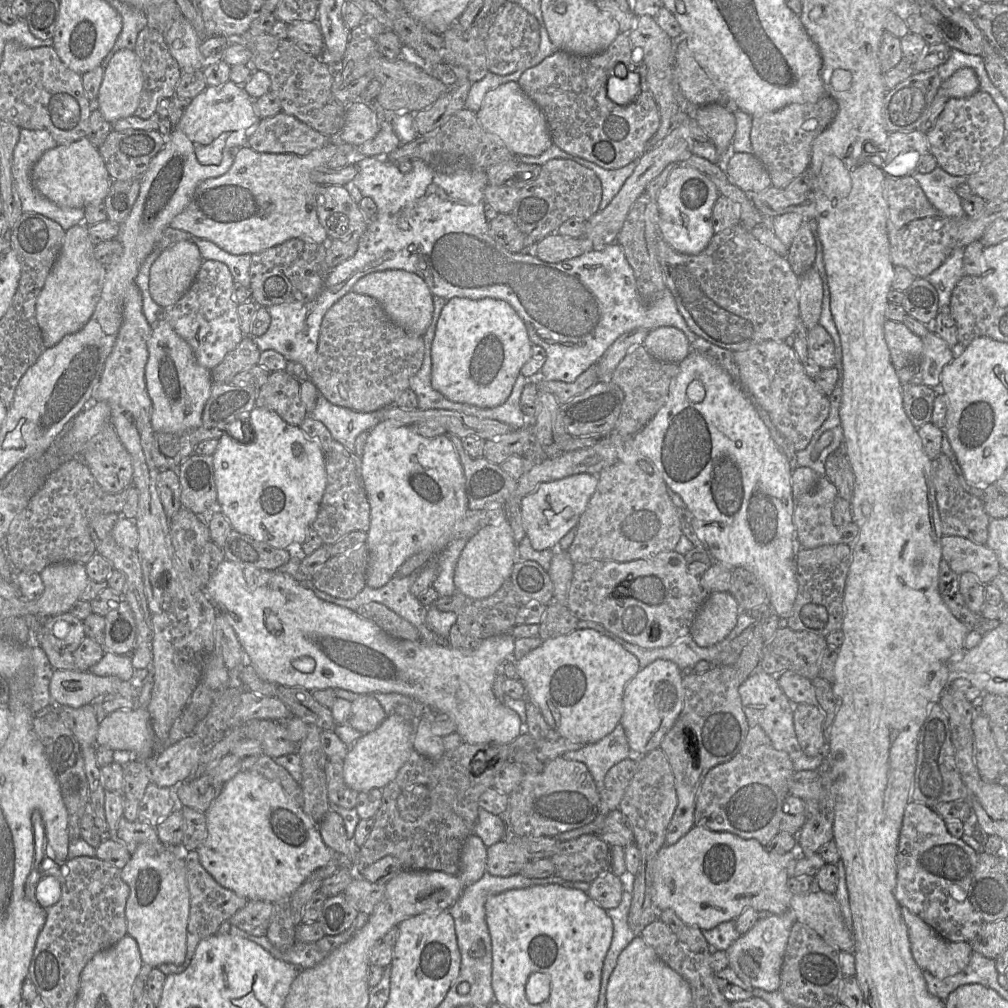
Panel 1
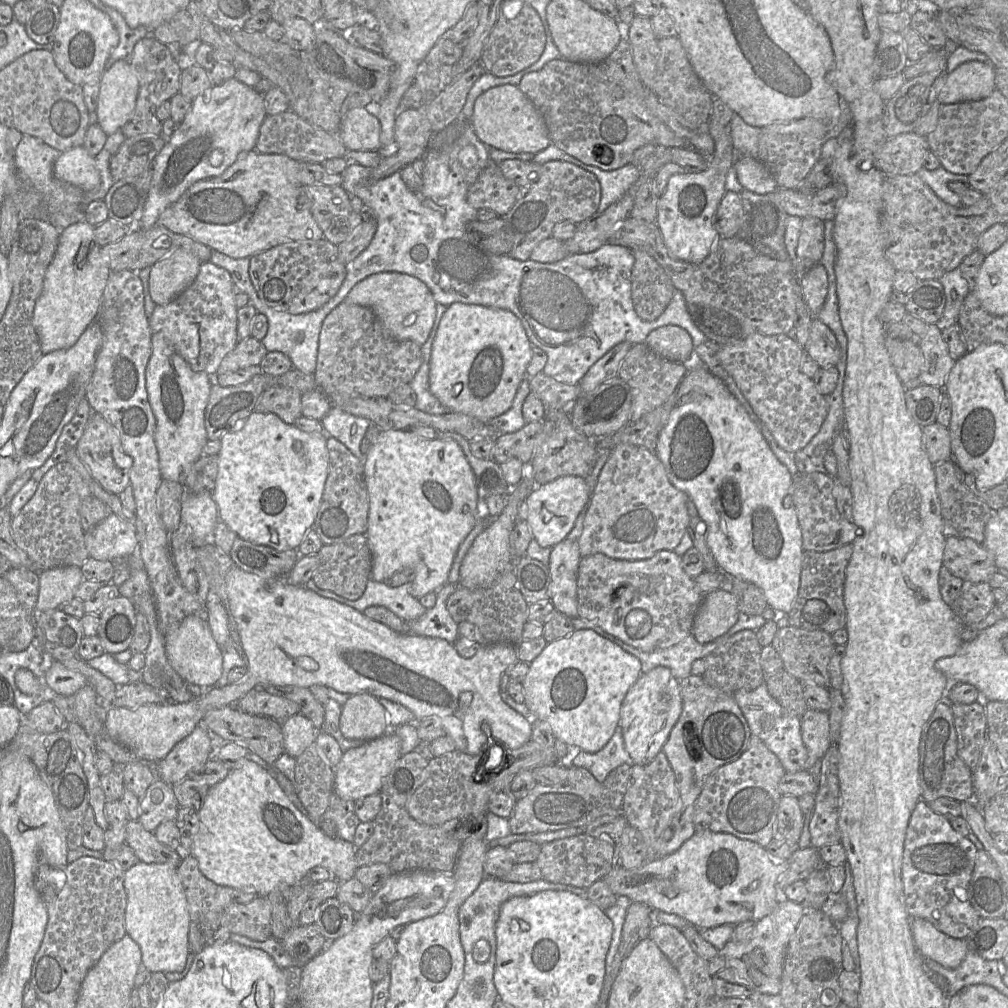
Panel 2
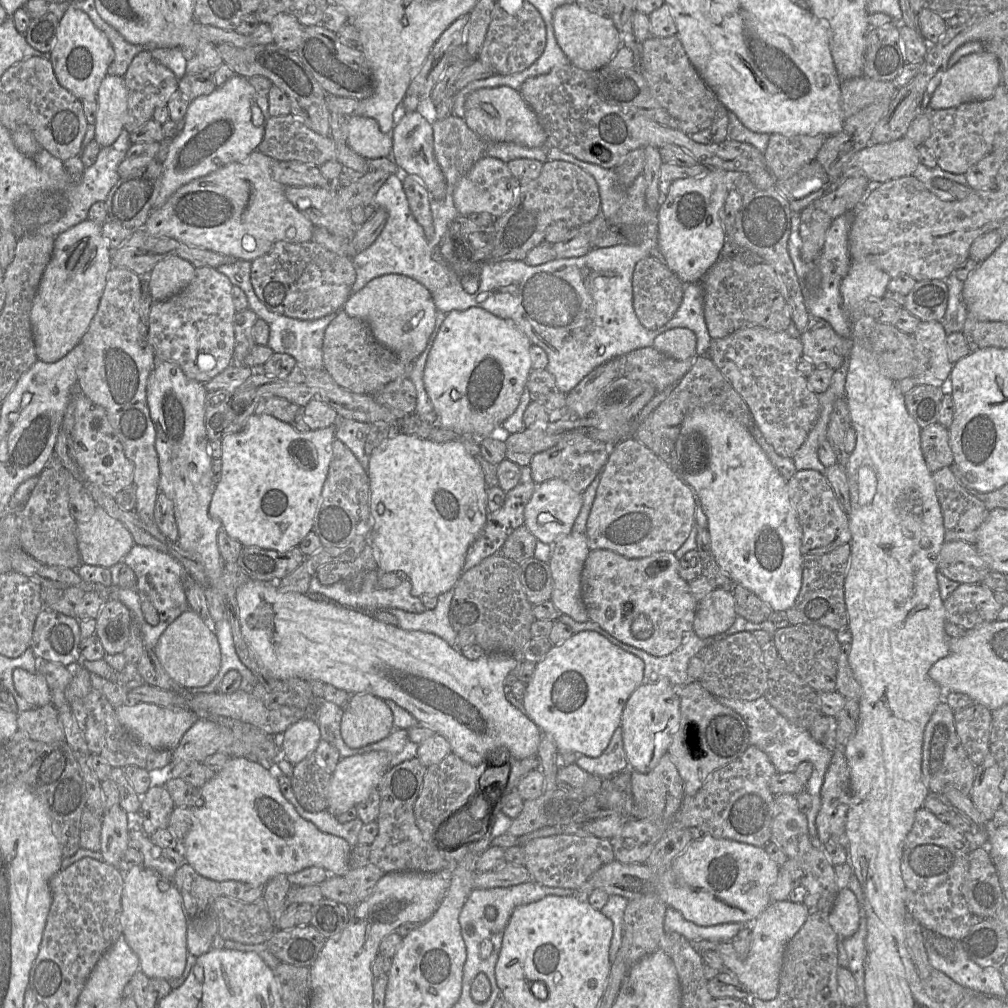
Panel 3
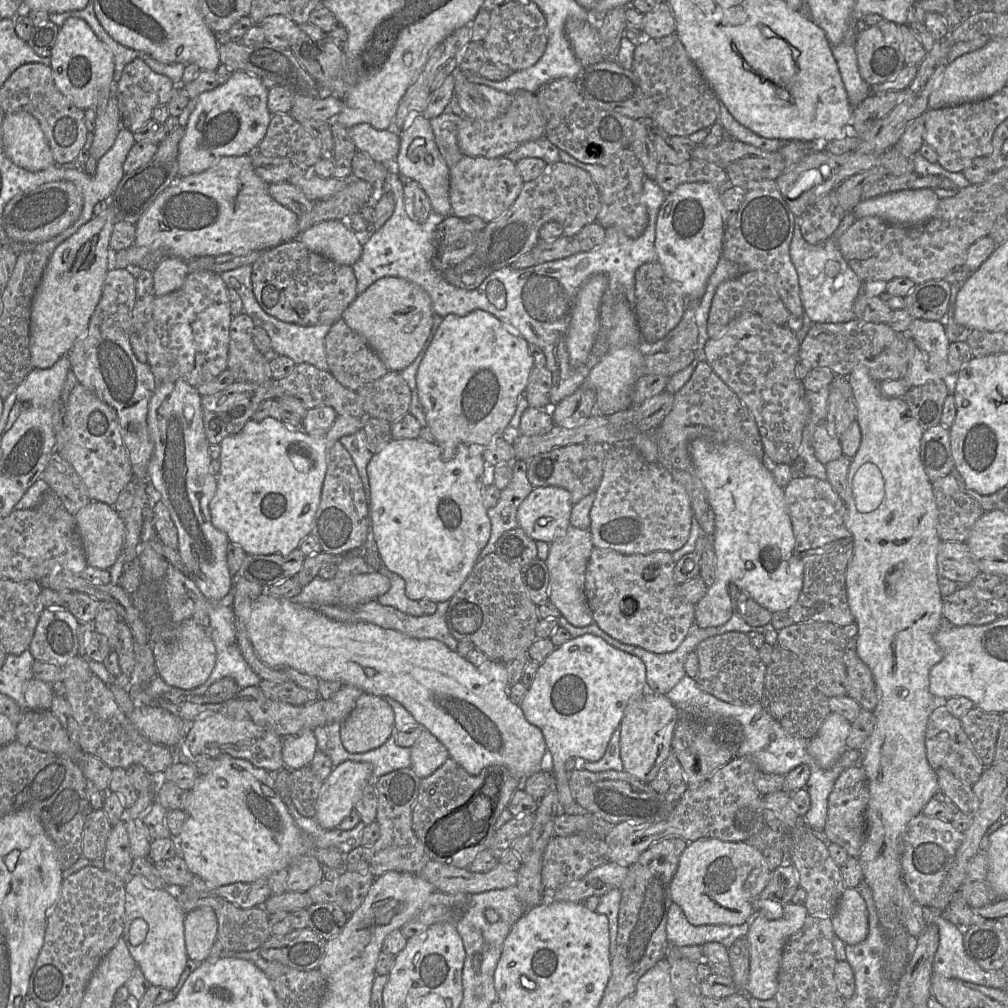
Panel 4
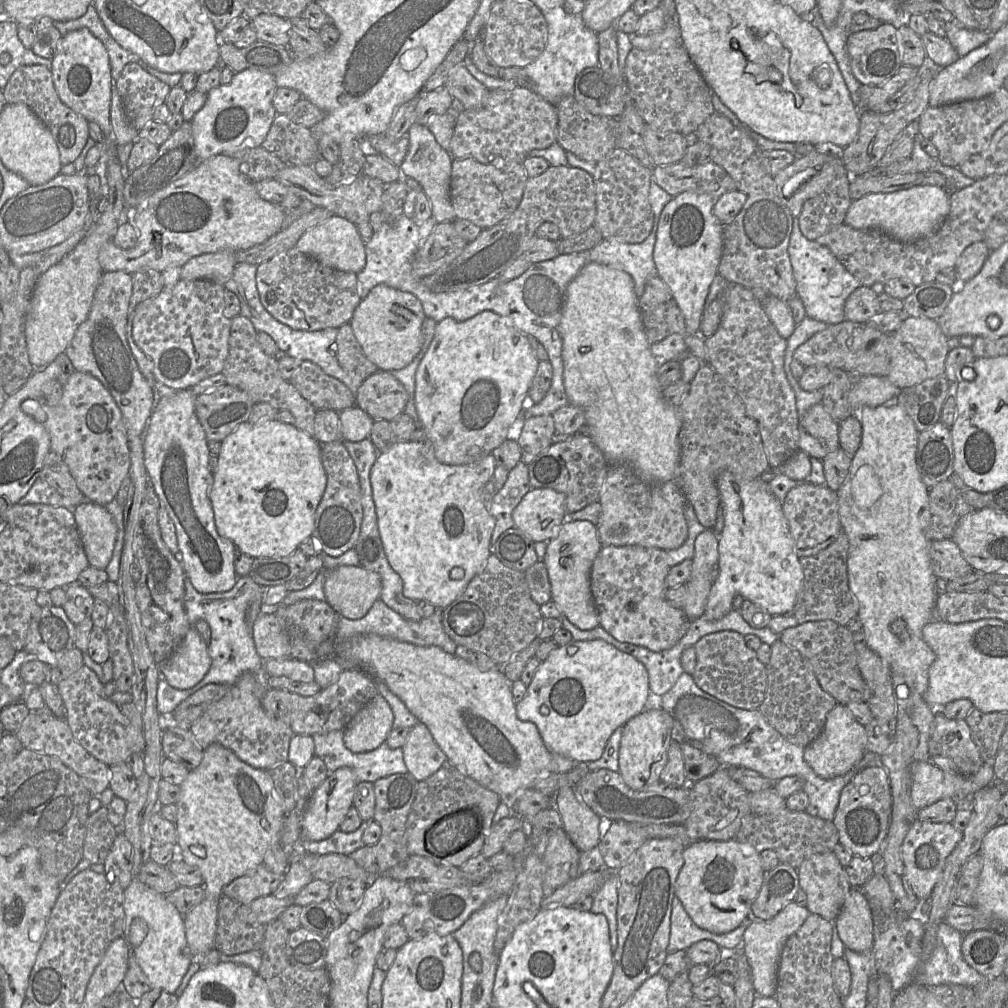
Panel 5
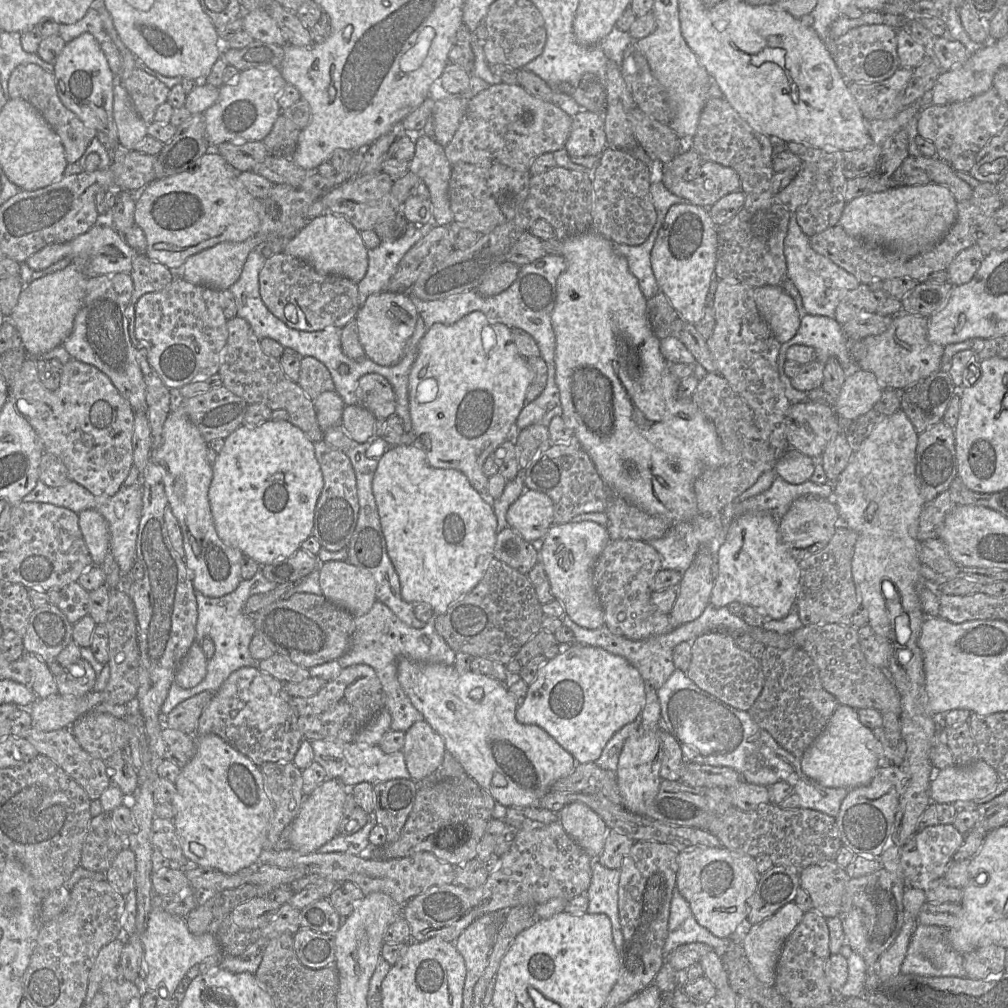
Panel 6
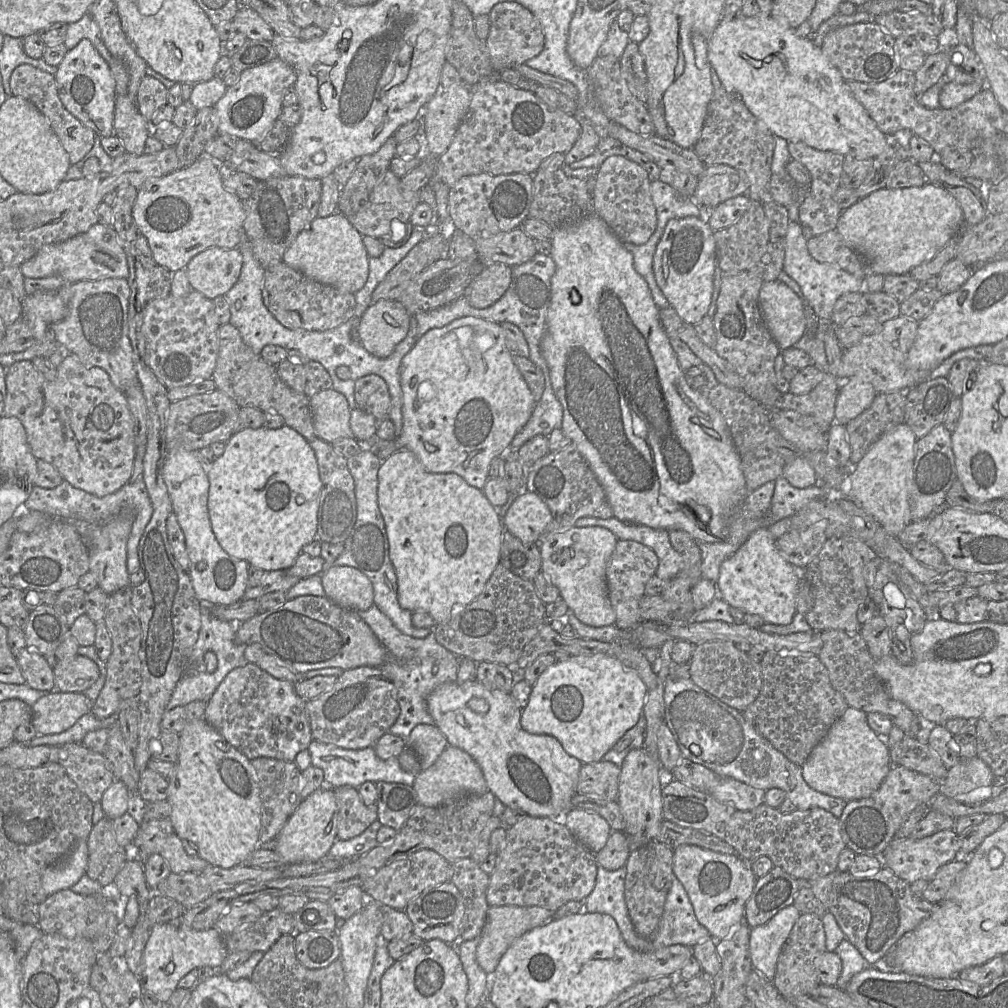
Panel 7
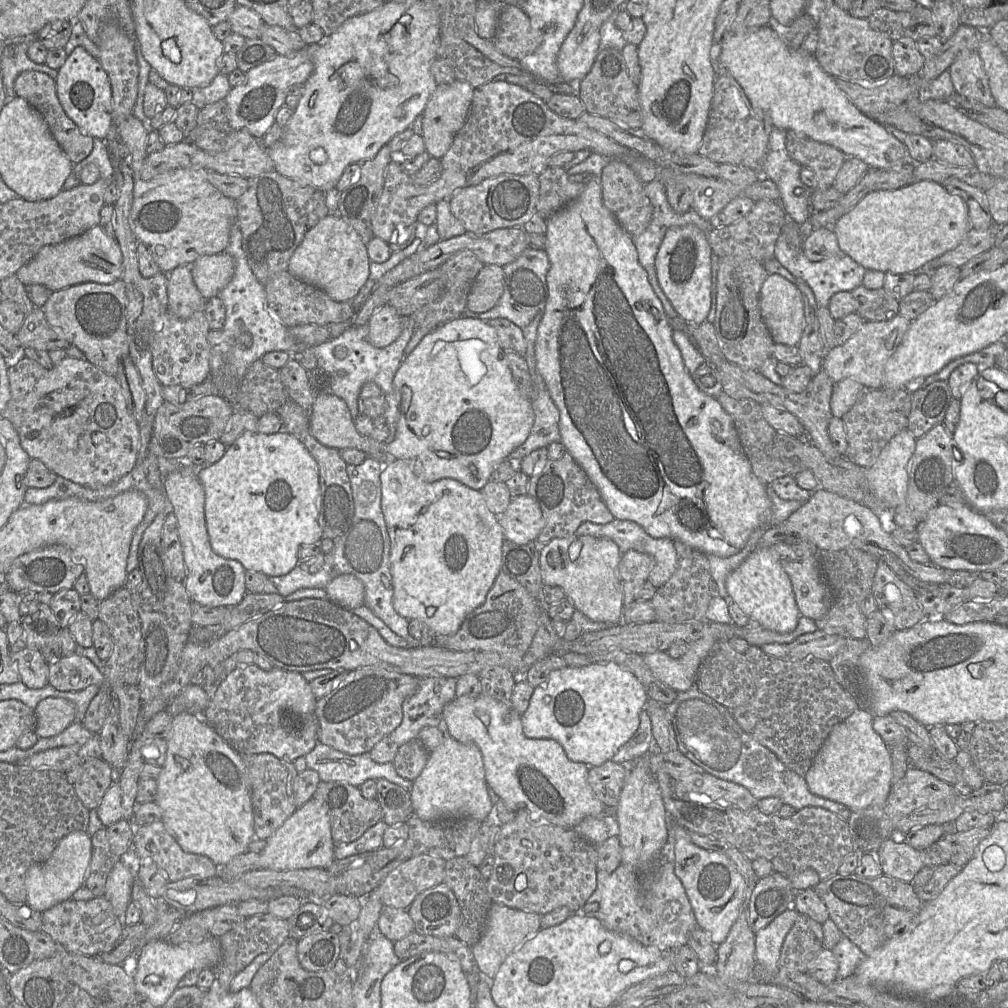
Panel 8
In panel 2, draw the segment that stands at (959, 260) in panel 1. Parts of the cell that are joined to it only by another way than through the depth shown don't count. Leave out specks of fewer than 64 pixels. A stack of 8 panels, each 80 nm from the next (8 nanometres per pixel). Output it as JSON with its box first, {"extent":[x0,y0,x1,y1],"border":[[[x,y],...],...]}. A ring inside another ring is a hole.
{"extent":[937,268,970,325],"border":[[[959,268],[945,273],[938,281],[944,288],[946,302],[943,316],[937,322],[937,325],[957,323],[960,308],[965,297],[970,292],[970,282],[961,275]]]}

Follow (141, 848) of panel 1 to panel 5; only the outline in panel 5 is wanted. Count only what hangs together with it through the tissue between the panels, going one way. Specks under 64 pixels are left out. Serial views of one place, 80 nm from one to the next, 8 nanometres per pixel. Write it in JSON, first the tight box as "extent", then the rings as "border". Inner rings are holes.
{"extent":[123,877,194,994],"border":[[[134,877],[124,890],[123,896],[125,914],[123,937],[127,946],[132,949],[132,954],[147,976],[151,989],[160,988],[175,994],[194,957],[187,944],[183,915],[164,895]],[[134,919],[142,919],[148,926],[145,939],[137,947],[132,947],[130,943],[130,928]]]}

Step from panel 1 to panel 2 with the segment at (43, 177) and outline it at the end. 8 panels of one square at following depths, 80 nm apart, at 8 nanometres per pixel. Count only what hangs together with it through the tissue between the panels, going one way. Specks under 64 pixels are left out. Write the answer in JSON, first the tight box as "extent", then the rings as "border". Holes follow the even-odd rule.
{"extent":[53,145,100,192],"border":[[[83,145],[62,152],[54,163],[53,171],[57,179],[85,192],[93,191],[100,185],[95,157],[90,156]]]}

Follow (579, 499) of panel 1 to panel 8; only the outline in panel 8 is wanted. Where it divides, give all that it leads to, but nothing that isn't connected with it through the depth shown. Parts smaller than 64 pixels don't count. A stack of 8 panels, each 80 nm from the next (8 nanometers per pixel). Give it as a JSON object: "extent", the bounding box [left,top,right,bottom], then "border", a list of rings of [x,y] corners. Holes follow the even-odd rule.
{"extent":[497,494,544,545],"border":[[[529,494],[512,497],[506,510],[497,516],[505,539],[518,545],[535,541],[544,527],[544,517],[541,508]]]}

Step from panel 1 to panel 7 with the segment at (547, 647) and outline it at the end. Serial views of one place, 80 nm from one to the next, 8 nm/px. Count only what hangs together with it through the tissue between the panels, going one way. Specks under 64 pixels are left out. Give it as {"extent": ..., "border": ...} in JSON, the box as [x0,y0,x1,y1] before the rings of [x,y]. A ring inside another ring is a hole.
{"extent":[521,654,648,853],"border":[[[605,654],[574,656],[550,666],[532,687],[529,702],[521,713],[521,726],[531,734],[548,734],[557,738],[565,751],[581,761],[592,763],[603,760],[604,755],[632,727],[646,702],[648,689],[638,673],[616,658]],[[572,807],[565,813],[565,825],[594,853],[605,846],[612,829],[601,815],[579,807]]]}

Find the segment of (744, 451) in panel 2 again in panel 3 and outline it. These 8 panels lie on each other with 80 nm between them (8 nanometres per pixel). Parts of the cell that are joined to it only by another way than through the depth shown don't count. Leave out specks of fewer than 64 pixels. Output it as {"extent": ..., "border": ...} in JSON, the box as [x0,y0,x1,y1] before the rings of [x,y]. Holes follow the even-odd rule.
{"extent":[671,408,802,611],"border":[[[694,408],[681,424],[671,468],[694,491],[707,517],[711,549],[723,573],[757,595],[772,611],[791,608],[802,584],[802,528],[789,498],[788,481],[783,479],[751,433],[723,410]]]}

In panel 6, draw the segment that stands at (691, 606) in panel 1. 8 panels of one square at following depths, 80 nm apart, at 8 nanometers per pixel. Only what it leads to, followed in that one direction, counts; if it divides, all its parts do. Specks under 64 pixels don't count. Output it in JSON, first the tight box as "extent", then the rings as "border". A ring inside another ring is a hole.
{"extent":[593,540,674,640],"border":[[[611,540],[599,556],[593,572],[593,582],[605,613],[605,626],[614,634],[630,640],[644,640],[669,634],[674,630],[669,614],[662,613],[651,602],[654,578],[662,570],[661,555],[646,541]]]}

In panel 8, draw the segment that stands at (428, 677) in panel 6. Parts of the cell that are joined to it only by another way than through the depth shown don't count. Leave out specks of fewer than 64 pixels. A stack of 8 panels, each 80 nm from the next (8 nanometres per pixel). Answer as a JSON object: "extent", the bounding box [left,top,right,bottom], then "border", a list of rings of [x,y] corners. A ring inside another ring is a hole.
{"extent":[442,695,607,828],"border":[[[483,695],[456,697],[444,707],[442,722],[444,731],[454,739],[478,746],[483,757],[488,787],[514,811],[526,810],[533,821],[546,821],[569,828],[574,828],[585,817],[603,817],[607,813],[607,806],[598,799],[588,783],[590,767],[570,760],[562,745],[554,739],[526,737],[522,729],[521,715],[512,708],[511,700],[510,704],[504,704]],[[477,712],[485,712],[489,716],[488,725],[477,716]]]}

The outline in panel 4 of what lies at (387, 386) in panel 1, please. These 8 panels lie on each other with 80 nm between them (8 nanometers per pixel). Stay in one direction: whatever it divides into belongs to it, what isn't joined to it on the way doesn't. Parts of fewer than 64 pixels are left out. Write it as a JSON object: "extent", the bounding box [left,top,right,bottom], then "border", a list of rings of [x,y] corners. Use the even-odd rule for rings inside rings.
{"extent":[325,318,389,391],"border":[[[343,318],[337,320],[325,337],[325,351],[329,372],[344,387],[358,391],[368,382],[379,379],[389,370],[367,342],[354,332]]]}

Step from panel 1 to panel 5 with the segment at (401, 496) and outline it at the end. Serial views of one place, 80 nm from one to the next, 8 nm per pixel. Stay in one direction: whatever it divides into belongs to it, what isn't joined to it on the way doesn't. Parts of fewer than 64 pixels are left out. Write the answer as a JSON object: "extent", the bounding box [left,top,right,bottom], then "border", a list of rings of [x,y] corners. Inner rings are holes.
{"extent":[370,441,497,609],"border":[[[429,441],[398,442],[378,451],[371,468],[370,483],[378,530],[388,562],[403,581],[405,597],[415,602],[427,601],[436,609],[445,609],[483,571],[491,554],[495,519],[481,498],[481,488],[492,480],[497,466],[495,458],[488,454],[471,464],[442,464],[436,459]]]}

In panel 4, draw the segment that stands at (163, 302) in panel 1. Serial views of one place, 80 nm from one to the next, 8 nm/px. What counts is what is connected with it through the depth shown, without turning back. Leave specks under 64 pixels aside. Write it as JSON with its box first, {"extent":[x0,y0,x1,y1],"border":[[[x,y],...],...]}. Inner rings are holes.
{"extent":[153,257,190,297],"border":[[[166,257],[153,271],[156,297],[178,290],[190,273],[187,261],[176,257]]]}

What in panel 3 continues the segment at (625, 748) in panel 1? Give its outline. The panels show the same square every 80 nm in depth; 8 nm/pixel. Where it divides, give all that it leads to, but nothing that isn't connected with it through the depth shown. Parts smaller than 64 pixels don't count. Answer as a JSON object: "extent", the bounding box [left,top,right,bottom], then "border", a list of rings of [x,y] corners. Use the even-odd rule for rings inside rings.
{"extent":[575,727,629,777],"border":[[[621,727],[615,729],[608,746],[599,757],[581,755],[575,764],[598,777],[609,777],[628,770],[629,764],[623,747]]]}

